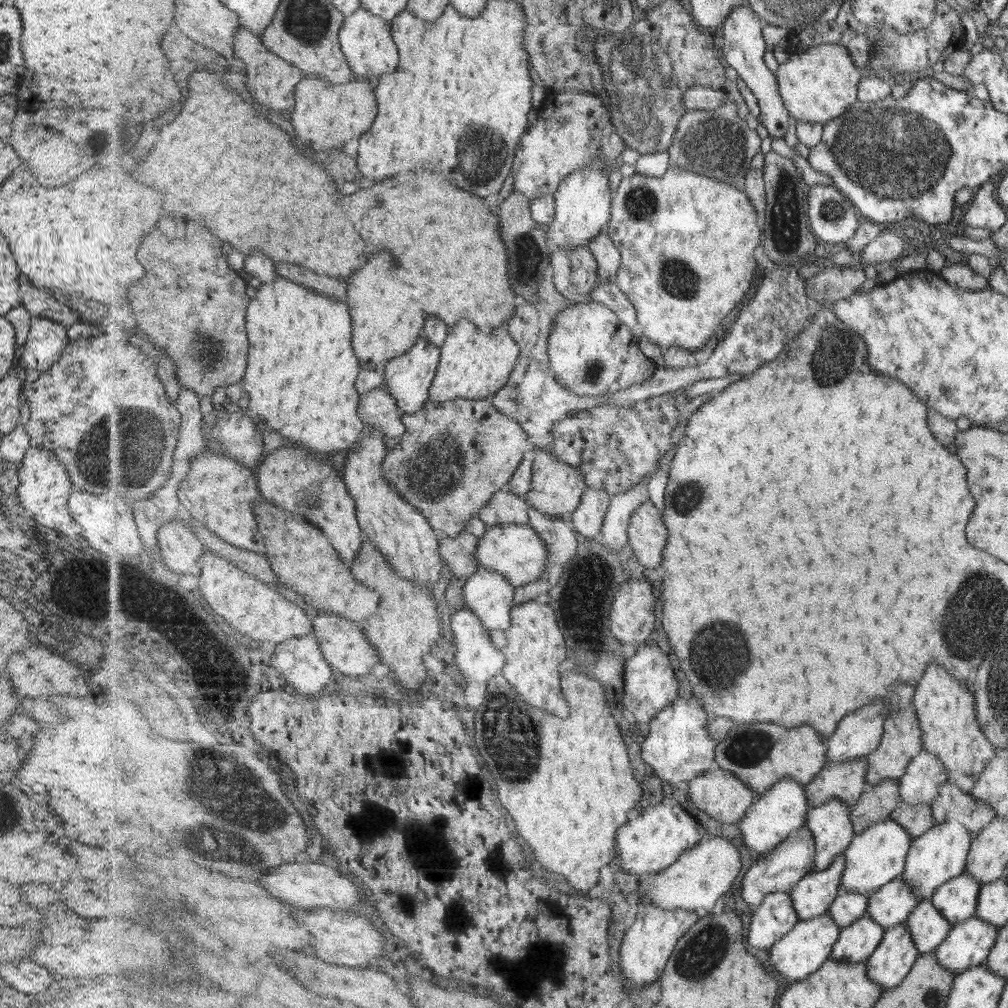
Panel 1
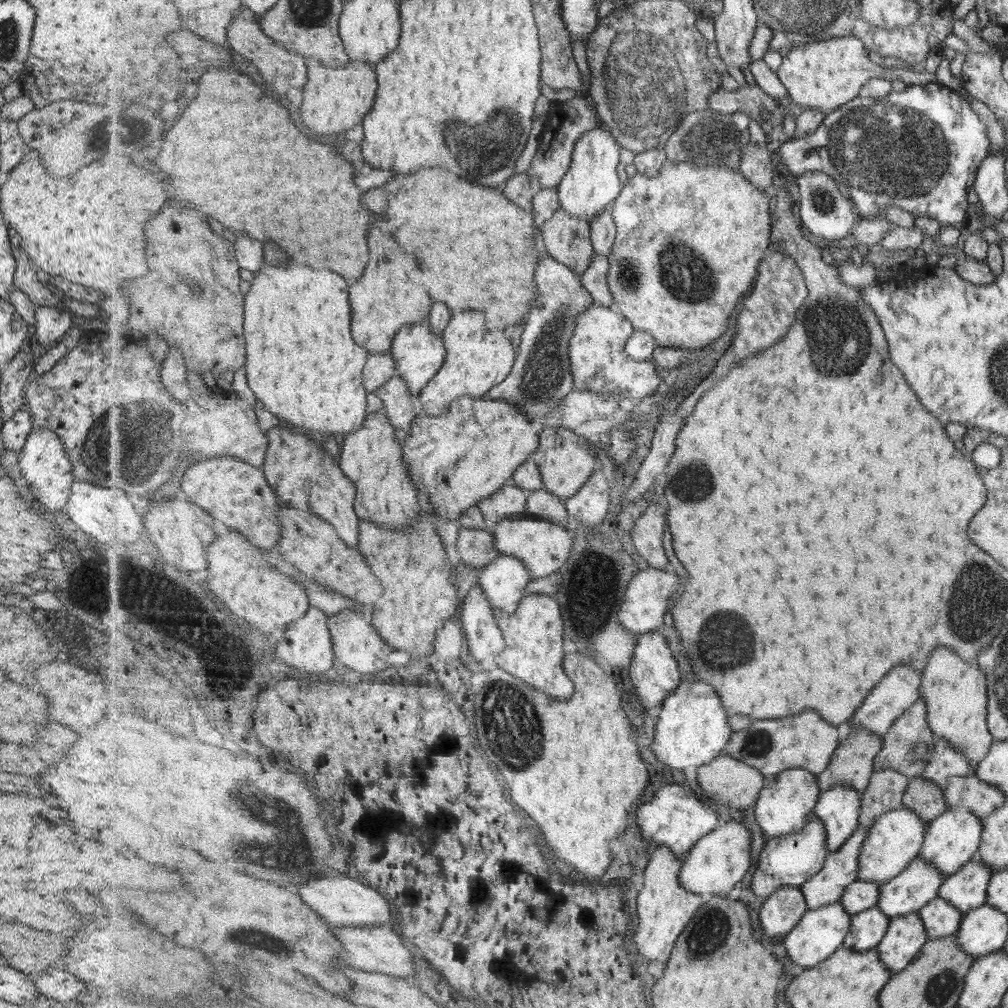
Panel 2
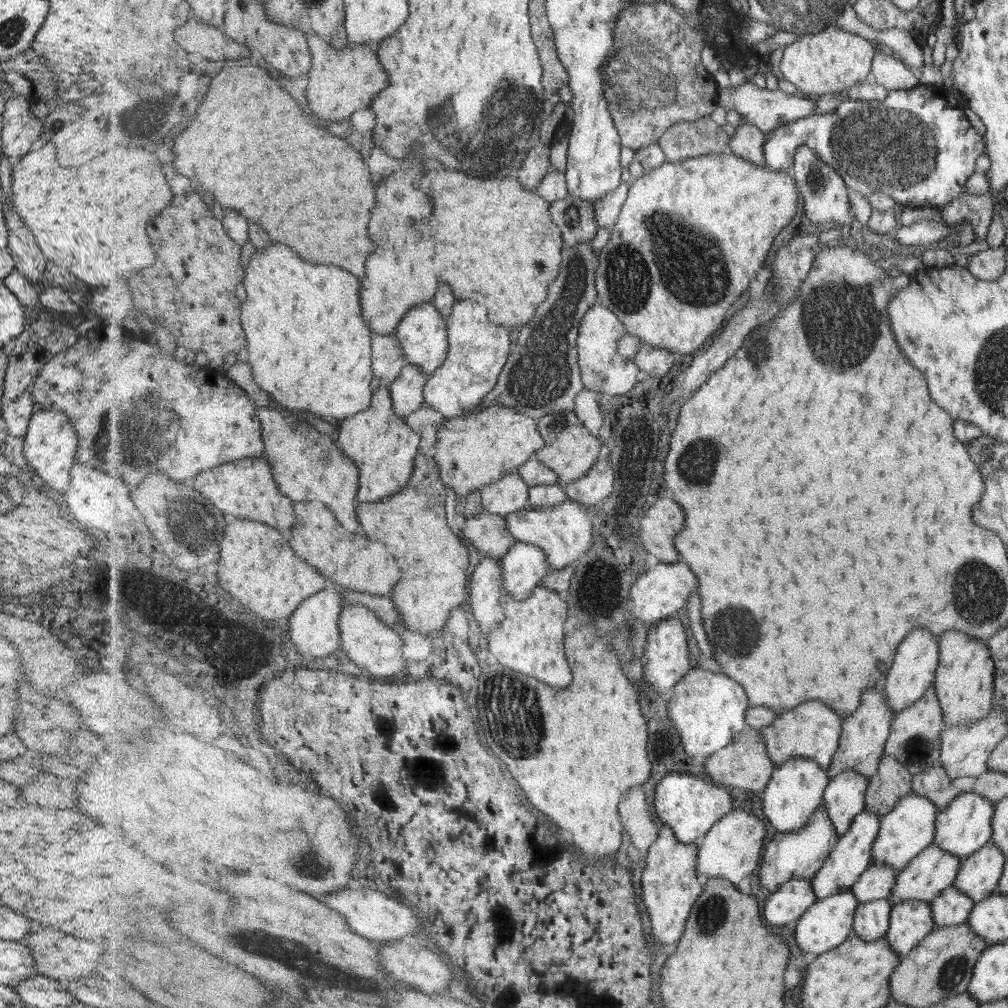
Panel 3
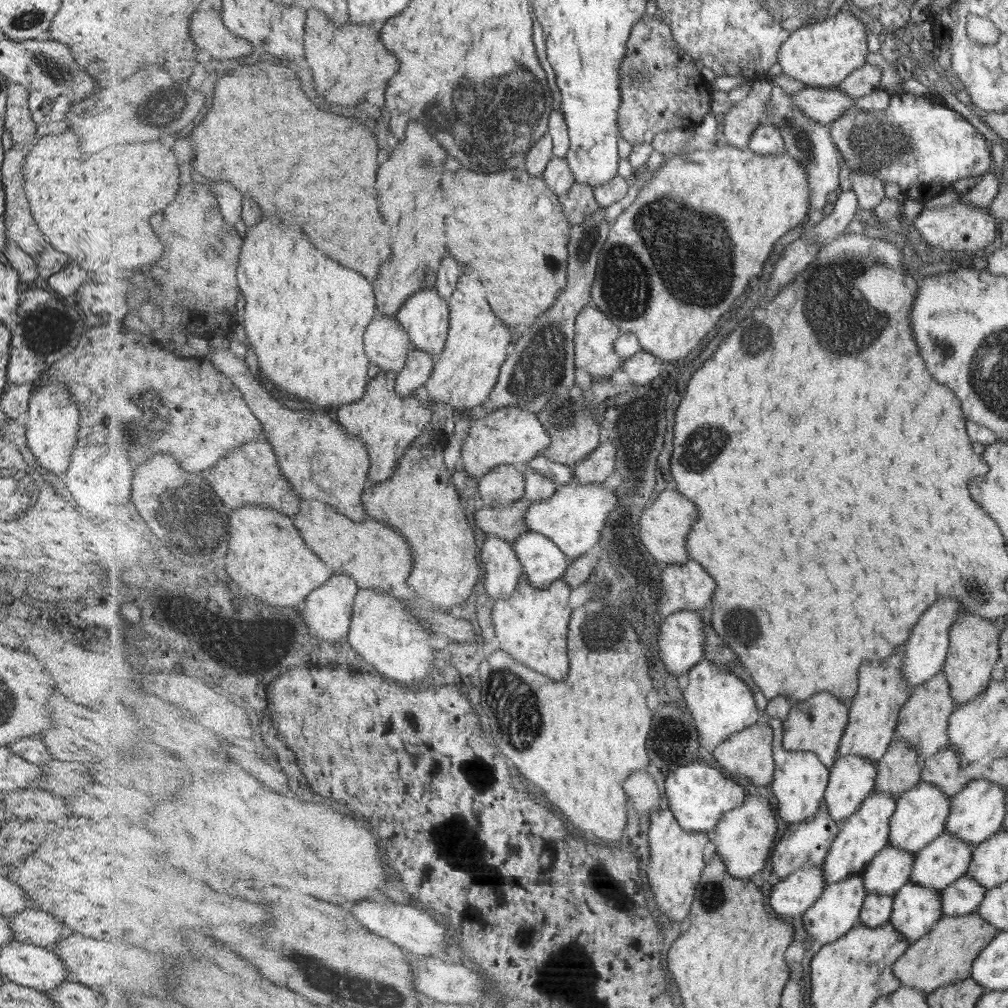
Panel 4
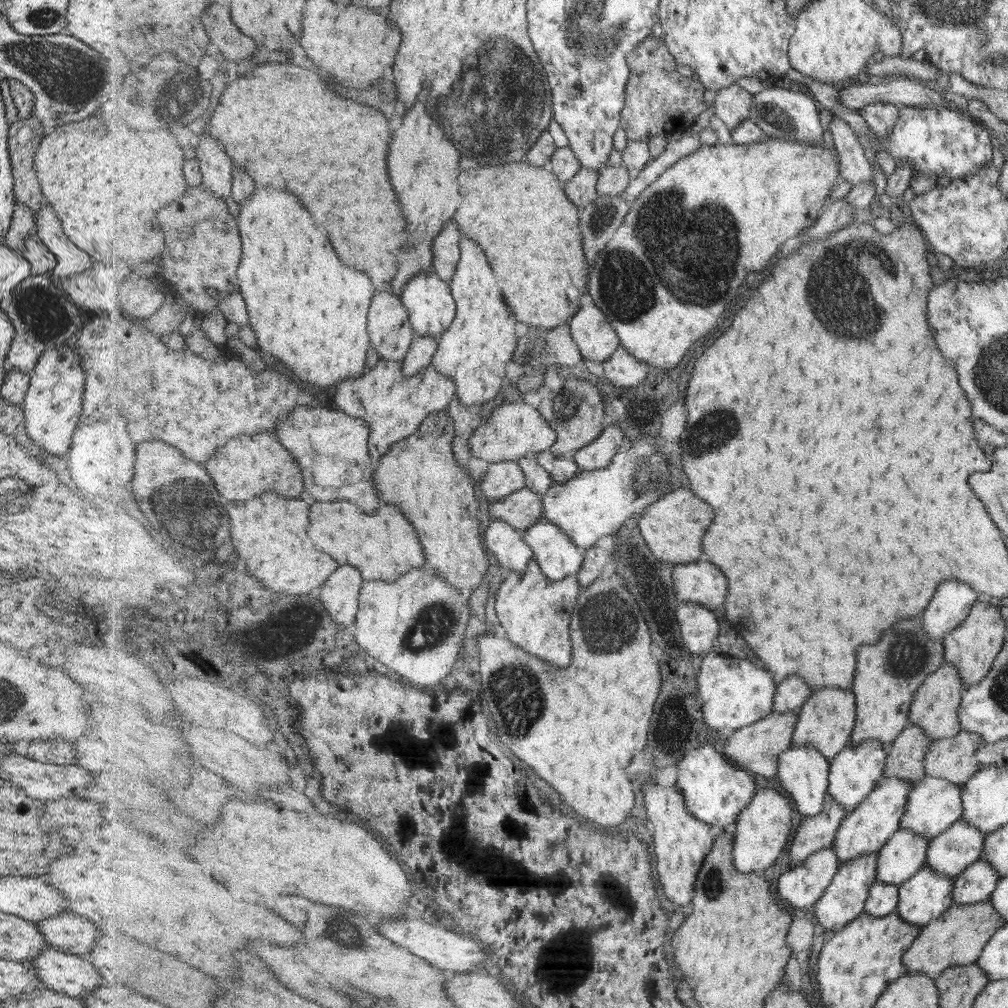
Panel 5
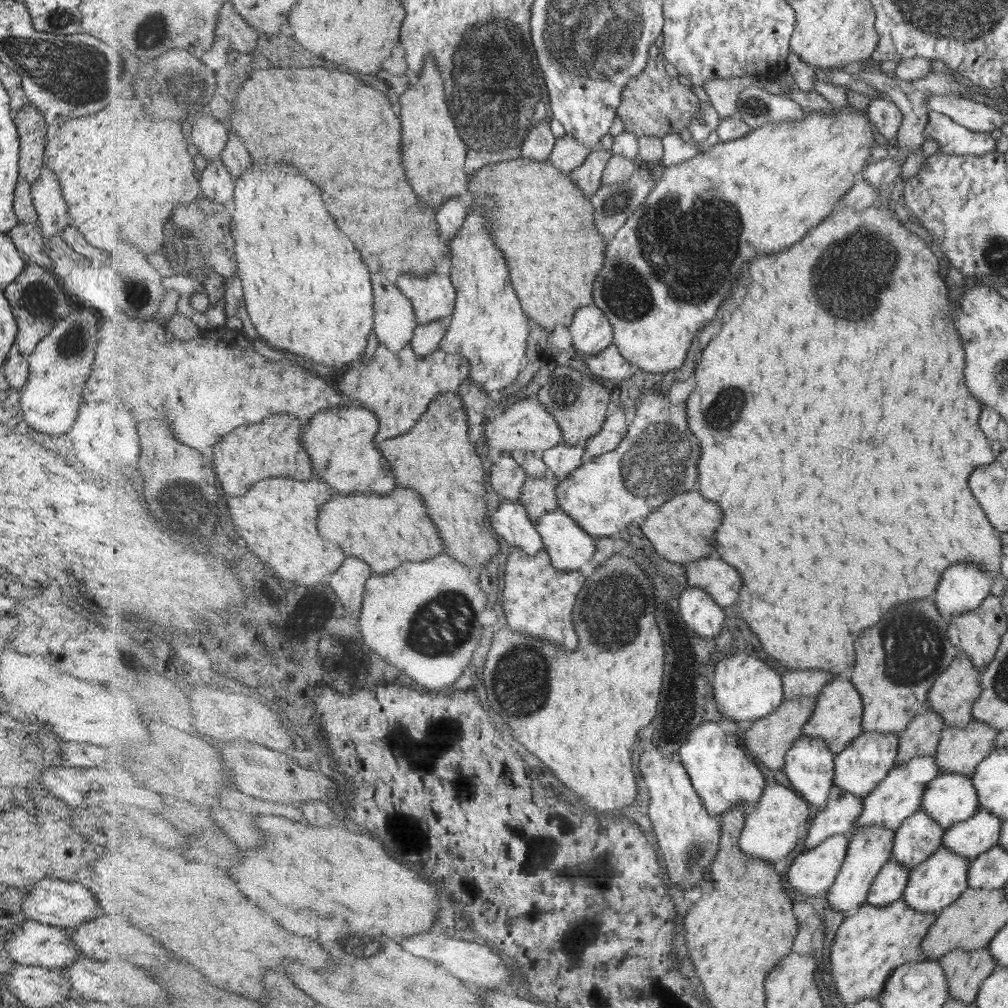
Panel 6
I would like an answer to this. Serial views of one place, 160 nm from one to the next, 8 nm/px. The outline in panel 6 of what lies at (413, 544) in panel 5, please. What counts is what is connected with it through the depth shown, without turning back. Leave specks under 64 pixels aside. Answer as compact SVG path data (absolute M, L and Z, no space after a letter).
M395 488L387 496L337 496L327 502L321 508L321 513L317 514L317 528L323 539L341 544L341 548L345 548L345 554L361 556L365 562L373 564L373 574L387 574L399 568L405 560L429 560L446 550L440 528L429 518L428 506L423 501L421 493L411 488Z

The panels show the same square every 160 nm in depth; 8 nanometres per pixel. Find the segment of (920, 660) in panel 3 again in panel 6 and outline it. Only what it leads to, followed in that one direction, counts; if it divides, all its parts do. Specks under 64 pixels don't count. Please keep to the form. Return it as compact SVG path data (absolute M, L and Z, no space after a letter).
M957 562L943 576L943 584L937 590L937 606L941 608L942 615L948 620L953 615L973 610L975 607L979 607L987 598L992 583L992 576L985 571L980 571L975 563Z

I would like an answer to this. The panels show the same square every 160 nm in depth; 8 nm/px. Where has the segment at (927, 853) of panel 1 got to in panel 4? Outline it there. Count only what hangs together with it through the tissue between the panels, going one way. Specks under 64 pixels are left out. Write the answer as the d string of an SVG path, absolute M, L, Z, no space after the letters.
M985 779L969 781L963 790L951 797L952 814L946 830L971 847L983 843L1002 828L1006 815L1006 793L998 784Z

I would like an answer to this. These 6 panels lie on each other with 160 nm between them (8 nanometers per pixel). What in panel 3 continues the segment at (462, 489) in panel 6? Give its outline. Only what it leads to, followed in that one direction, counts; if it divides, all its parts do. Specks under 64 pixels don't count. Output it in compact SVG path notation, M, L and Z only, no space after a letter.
M431 453L419 454L405 488L381 502L359 506L365 532L373 536L373 540L386 544L389 552L401 560L401 568L405 568L405 576L397 580L397 588L393 588L393 592L367 592L387 596L401 606L402 624L397 626L399 636L405 629L426 636L433 630L442 629L451 616L451 610L470 596L471 588L467 586L469 548L465 548L465 542L451 530L447 522L447 490L439 468Z

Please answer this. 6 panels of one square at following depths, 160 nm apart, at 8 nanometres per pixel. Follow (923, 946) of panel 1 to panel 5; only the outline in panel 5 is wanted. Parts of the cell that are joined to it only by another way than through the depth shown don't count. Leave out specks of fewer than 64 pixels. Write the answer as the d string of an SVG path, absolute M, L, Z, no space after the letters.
M978 859L954 878L954 903L977 904L989 900L1000 878L988 862Z

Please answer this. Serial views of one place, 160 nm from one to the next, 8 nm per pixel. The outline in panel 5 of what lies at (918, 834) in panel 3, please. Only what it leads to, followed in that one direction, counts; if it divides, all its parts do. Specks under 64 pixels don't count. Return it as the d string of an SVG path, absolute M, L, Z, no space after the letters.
M926 776L915 782L909 795L908 812L901 819L901 829L909 829L932 841L953 826L962 815L962 790L953 781Z

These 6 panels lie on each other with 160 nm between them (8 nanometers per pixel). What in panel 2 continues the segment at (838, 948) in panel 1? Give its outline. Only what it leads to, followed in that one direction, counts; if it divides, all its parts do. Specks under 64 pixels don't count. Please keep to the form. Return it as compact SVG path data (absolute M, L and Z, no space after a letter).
M875 906L852 916L852 928L843 947L865 952L877 948L888 934L891 919Z

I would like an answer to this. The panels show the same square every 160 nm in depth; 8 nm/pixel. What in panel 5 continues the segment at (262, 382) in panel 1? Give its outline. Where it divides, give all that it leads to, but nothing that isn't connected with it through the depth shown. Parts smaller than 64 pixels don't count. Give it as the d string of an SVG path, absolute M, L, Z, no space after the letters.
M267 186L259 188L249 200L243 202L241 206L241 214L237 216L238 227L240 228L242 238L243 255L240 267L238 268L238 279L240 280L240 293L246 303L248 312L247 323L251 326L256 337L259 338L259 349L263 352L267 350L268 353L277 357L277 360L289 368L290 372L293 372L293 376L297 376L305 383L313 384L313 388L321 388L321 392L324 394L327 388L335 386L337 388L344 379L350 379L351 377L363 377L365 374L365 362L367 362L367 352L369 347L372 346L372 338L368 331L368 318L370 308L372 307L373 297L375 294L375 286L371 282L371 278L351 266L347 266L339 254L335 252L331 240L327 238L325 232L317 232L319 226L315 224L313 216L307 212L307 208L301 204L301 200L297 196L293 196L289 190L269 190Z

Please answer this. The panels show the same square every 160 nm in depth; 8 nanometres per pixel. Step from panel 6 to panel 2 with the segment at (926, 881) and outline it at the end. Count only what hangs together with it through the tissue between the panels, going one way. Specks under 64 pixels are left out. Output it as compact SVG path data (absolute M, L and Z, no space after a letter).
M918 912L891 919L888 934L877 946L893 975L904 971L928 942L928 930Z

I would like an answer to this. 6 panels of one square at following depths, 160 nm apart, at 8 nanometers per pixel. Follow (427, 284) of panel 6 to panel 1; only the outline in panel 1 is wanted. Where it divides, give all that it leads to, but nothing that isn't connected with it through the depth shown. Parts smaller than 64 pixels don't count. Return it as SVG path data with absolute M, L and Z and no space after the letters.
M421 336L410 349L405 351L405 354L393 358L387 364L386 383L389 385L391 395L397 399L403 414L419 412L429 403L432 382L440 368L441 353L437 345L434 345L427 337Z

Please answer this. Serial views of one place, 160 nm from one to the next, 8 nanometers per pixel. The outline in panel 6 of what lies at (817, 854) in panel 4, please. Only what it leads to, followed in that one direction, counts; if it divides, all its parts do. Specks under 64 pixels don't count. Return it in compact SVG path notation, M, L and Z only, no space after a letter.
M840 786L832 788L827 806L813 819L804 846L805 850L819 847L838 834L849 835L864 811L865 798Z

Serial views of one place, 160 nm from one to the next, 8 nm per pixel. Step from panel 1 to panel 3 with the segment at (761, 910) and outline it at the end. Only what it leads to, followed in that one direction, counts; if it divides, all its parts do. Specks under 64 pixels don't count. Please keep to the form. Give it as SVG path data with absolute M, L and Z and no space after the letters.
M791 880L770 893L765 904L765 918L771 926L798 922L816 904L818 896L811 880Z

